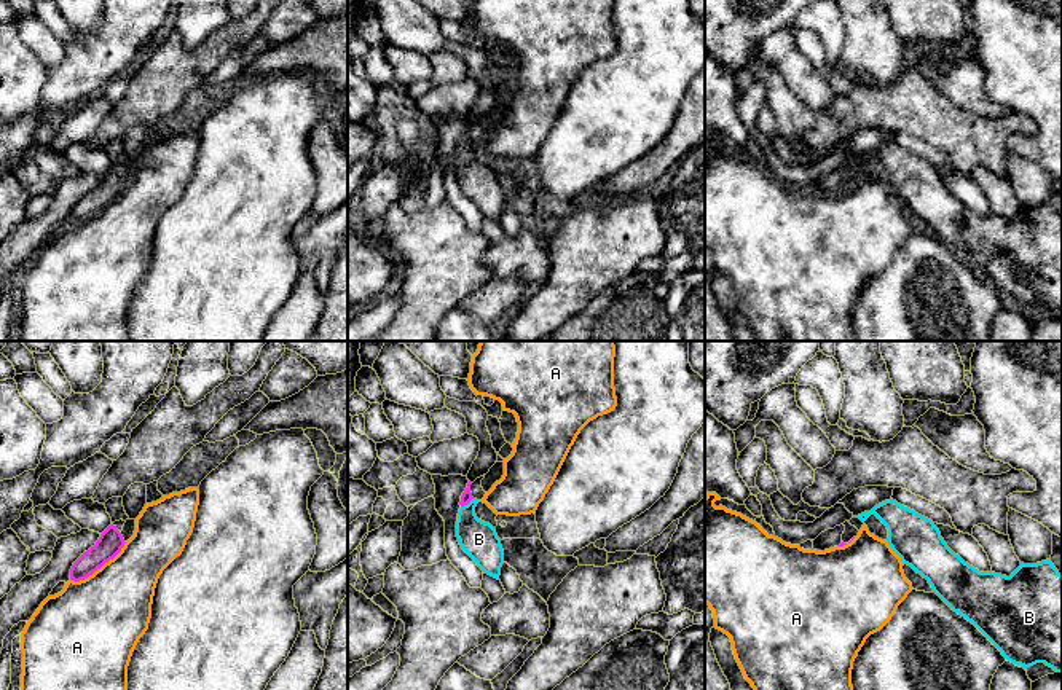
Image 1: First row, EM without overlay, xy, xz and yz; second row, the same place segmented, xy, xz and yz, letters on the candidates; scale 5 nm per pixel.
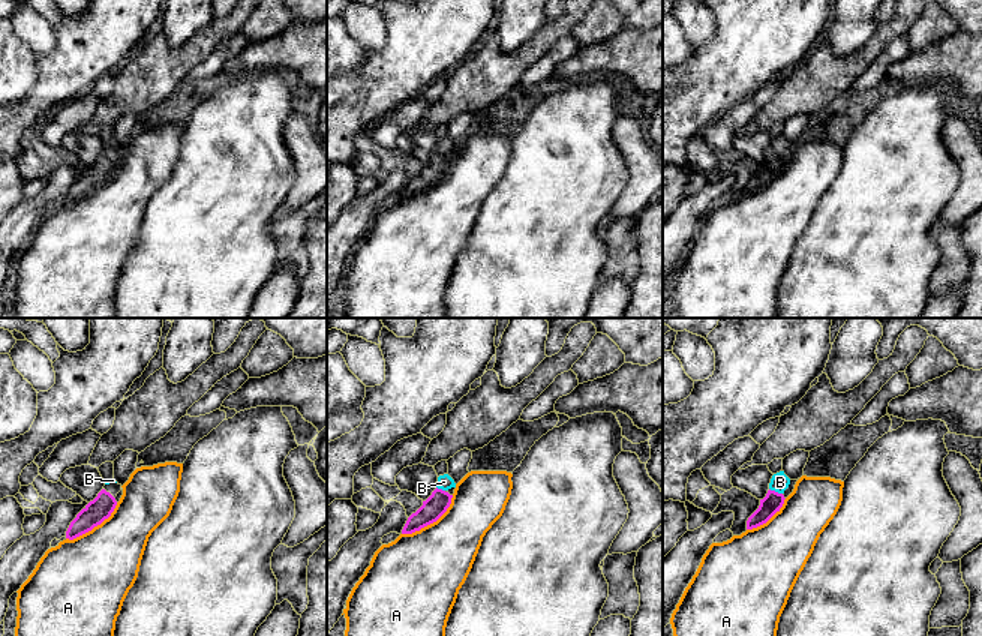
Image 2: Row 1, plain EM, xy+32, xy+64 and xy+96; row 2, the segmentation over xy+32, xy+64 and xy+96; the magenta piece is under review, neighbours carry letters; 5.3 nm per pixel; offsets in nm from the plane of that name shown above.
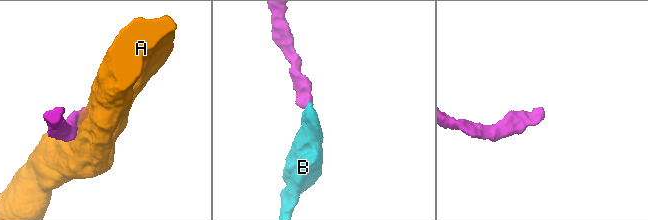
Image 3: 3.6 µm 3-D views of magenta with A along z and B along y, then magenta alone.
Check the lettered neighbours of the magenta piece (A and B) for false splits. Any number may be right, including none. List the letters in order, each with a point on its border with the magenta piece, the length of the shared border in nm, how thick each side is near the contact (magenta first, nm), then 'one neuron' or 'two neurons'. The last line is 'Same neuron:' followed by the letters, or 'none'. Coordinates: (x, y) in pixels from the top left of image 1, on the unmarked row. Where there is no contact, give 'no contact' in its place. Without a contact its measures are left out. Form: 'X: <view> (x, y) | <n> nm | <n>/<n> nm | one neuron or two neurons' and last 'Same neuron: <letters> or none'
A: xy (99, 211) | 340 nm | 130/420 nm | two neurons
B: xz (466, 147) | 80 nm | 60/190 nm | one neuron
Same neuron: B

